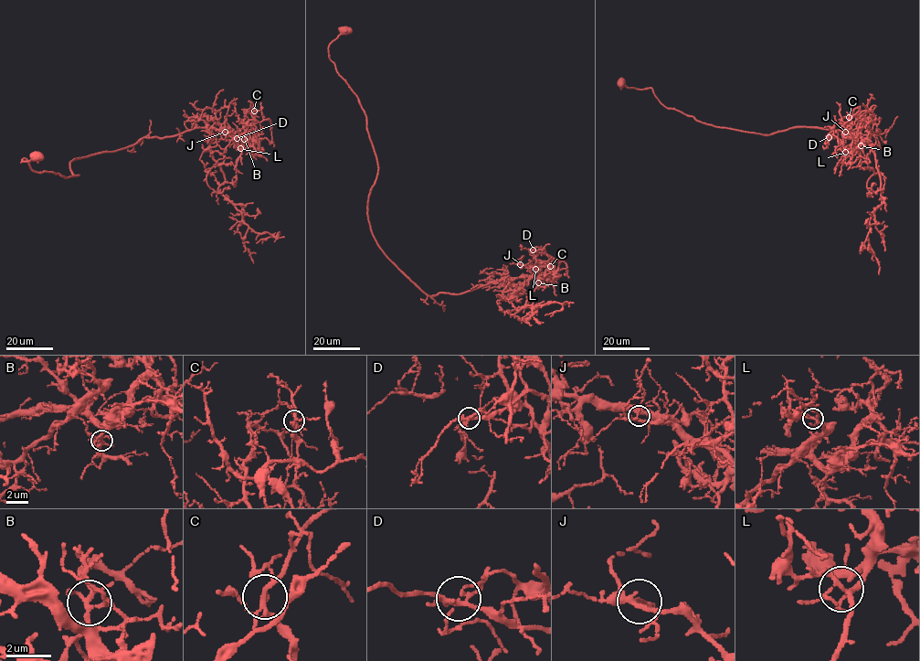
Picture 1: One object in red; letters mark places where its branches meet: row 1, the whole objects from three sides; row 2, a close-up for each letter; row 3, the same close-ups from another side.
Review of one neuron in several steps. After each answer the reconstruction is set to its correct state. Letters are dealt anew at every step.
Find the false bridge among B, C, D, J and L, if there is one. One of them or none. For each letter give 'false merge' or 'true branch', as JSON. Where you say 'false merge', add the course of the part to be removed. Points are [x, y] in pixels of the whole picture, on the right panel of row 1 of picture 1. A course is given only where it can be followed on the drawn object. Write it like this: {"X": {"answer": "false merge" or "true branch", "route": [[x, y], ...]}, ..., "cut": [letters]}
{"B": {"answer": "true branch"}, "C": {"answer": "true branch"}, "D": {"answer": "false merge", "route": [[829, 138], [826, 136], [836, 123], [840, 128], [844, 127], [852, 139], [852, 157]]}, "J": {"answer": "true branch"}, "L": {"answer": "true branch"}, "cut": ["D"]}

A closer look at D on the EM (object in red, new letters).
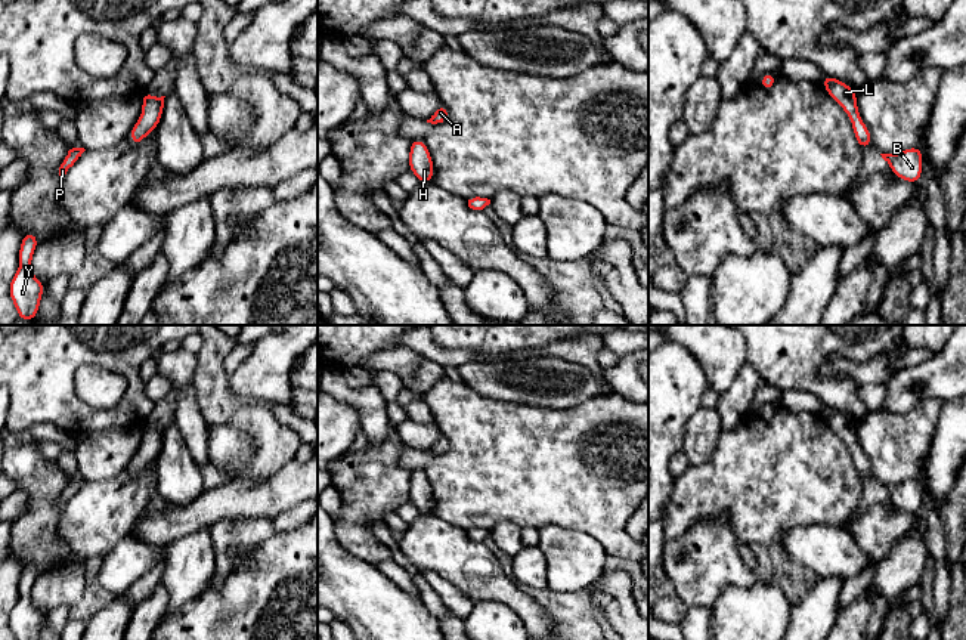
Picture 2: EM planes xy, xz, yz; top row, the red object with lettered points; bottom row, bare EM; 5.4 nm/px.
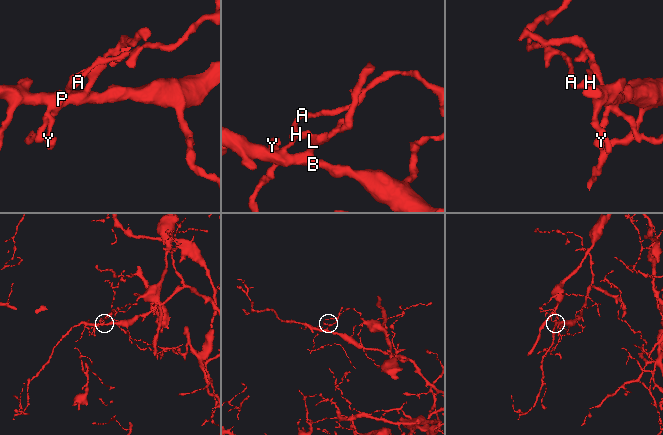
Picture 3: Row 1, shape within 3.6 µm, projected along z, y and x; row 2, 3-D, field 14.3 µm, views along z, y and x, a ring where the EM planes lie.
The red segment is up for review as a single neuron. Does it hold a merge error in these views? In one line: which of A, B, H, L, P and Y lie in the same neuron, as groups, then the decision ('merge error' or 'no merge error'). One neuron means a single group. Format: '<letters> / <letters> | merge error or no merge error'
A H L P / B Y | merge error

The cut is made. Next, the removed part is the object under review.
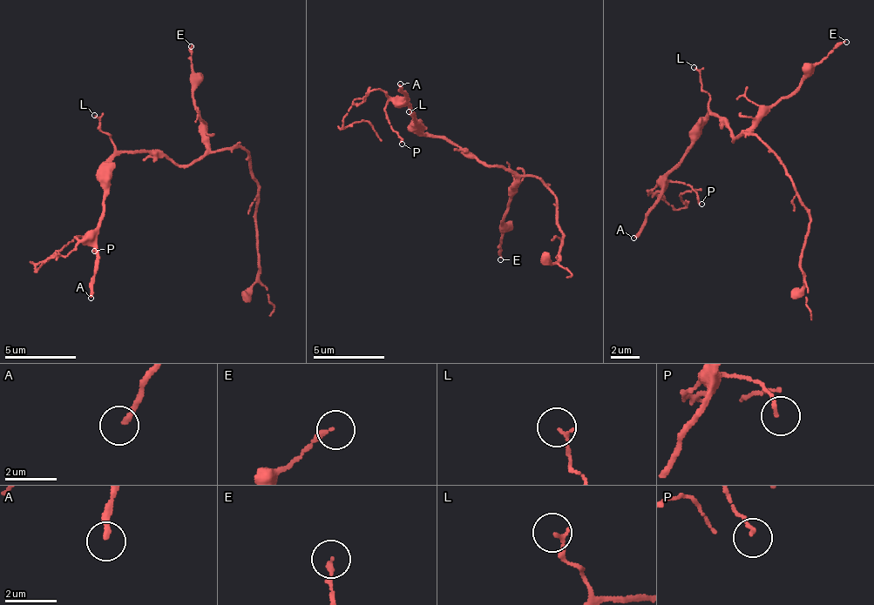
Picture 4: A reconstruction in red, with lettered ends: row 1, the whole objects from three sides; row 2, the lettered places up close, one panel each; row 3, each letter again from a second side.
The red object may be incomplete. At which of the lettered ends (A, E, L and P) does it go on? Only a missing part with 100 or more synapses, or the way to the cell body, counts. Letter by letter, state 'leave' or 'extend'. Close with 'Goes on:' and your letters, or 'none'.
A: extend
E: leave
L: leave
P: leave
Goes on: A

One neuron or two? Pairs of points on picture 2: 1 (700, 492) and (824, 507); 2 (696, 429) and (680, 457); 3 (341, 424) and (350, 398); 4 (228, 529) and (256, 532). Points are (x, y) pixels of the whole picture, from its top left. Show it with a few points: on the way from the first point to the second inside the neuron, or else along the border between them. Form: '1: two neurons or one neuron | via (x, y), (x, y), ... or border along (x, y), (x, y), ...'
1: one neuron | via (731, 492), (793, 492)
2: two neurons | border along (681, 450), (692, 464)
3: two neurons | border along (333, 395), (347, 402), (356, 411), (362, 427)
4: one neuron | via (235, 532), (248, 532)

